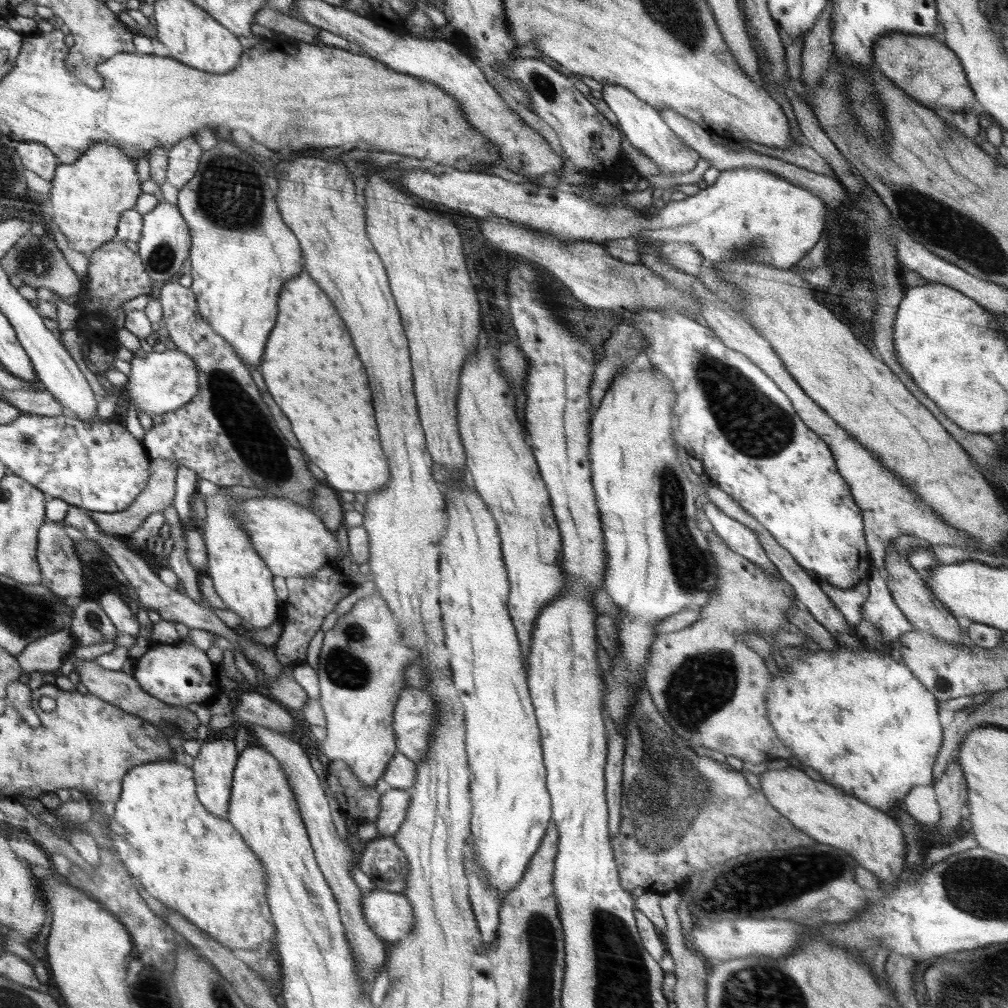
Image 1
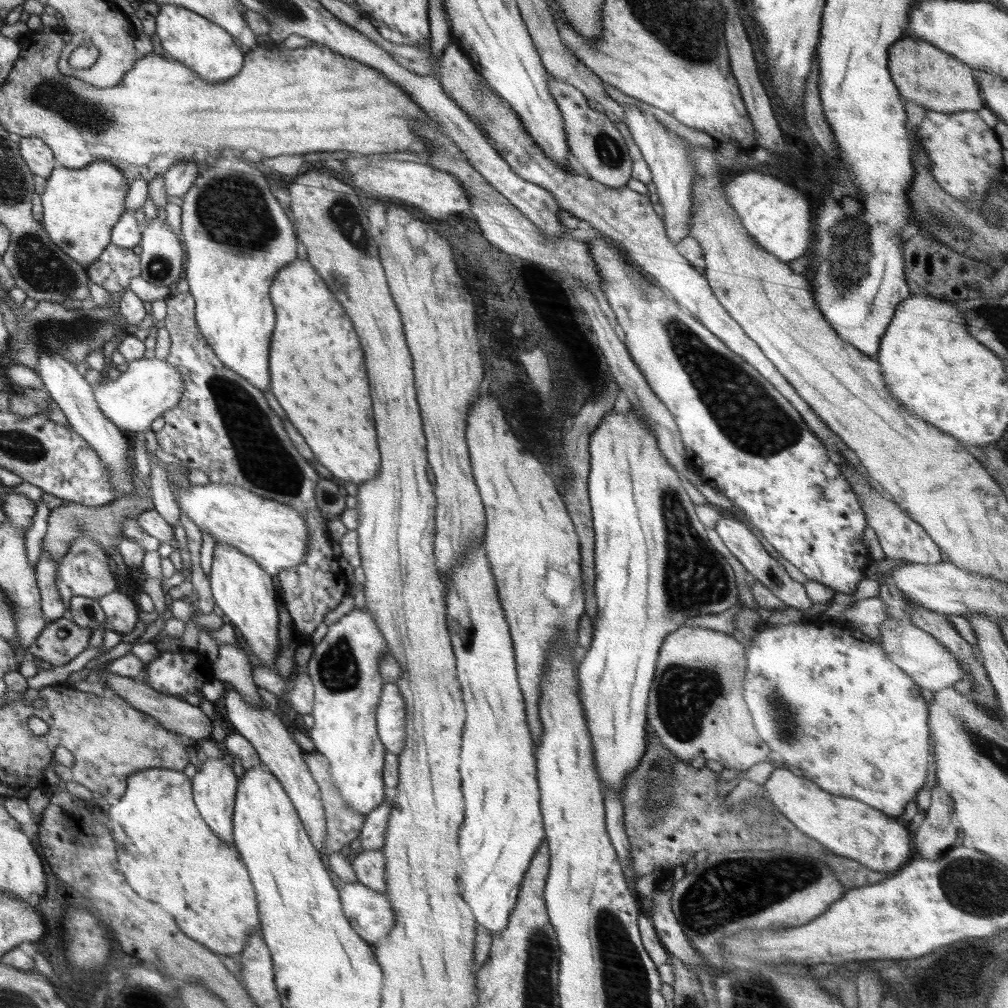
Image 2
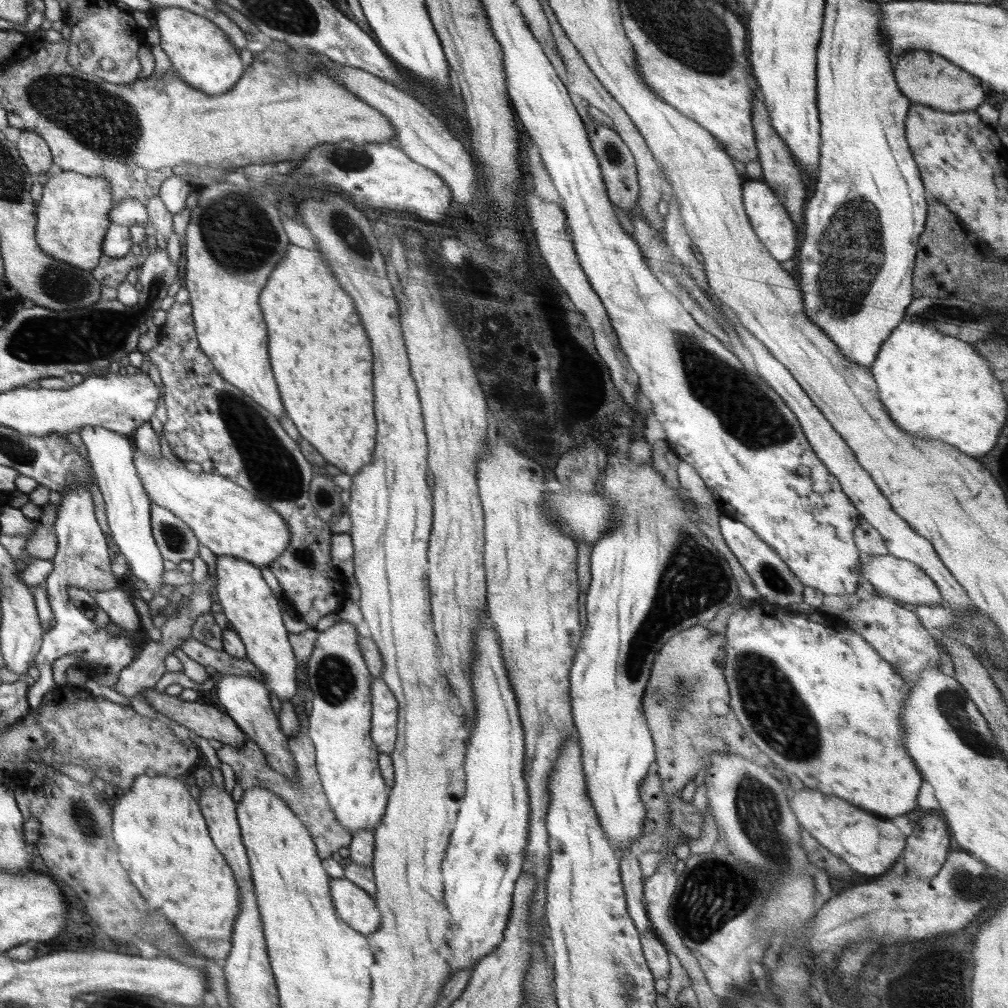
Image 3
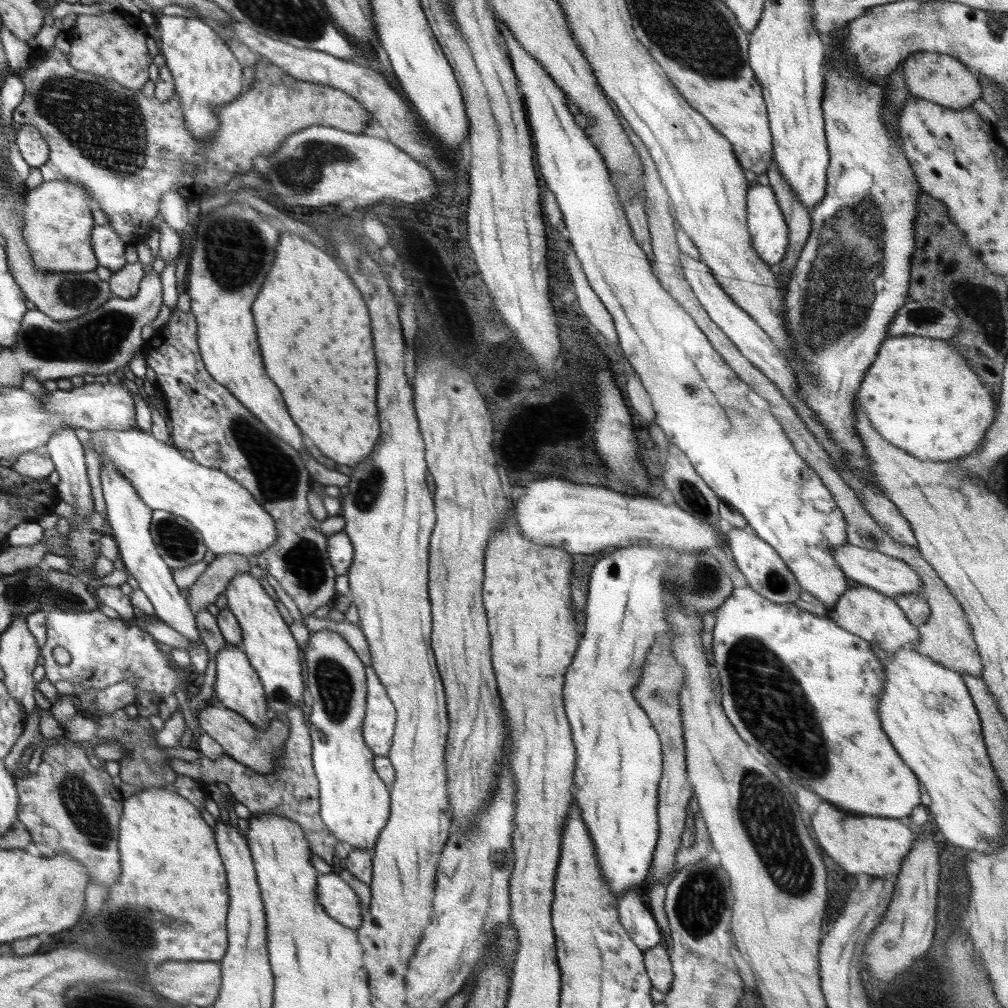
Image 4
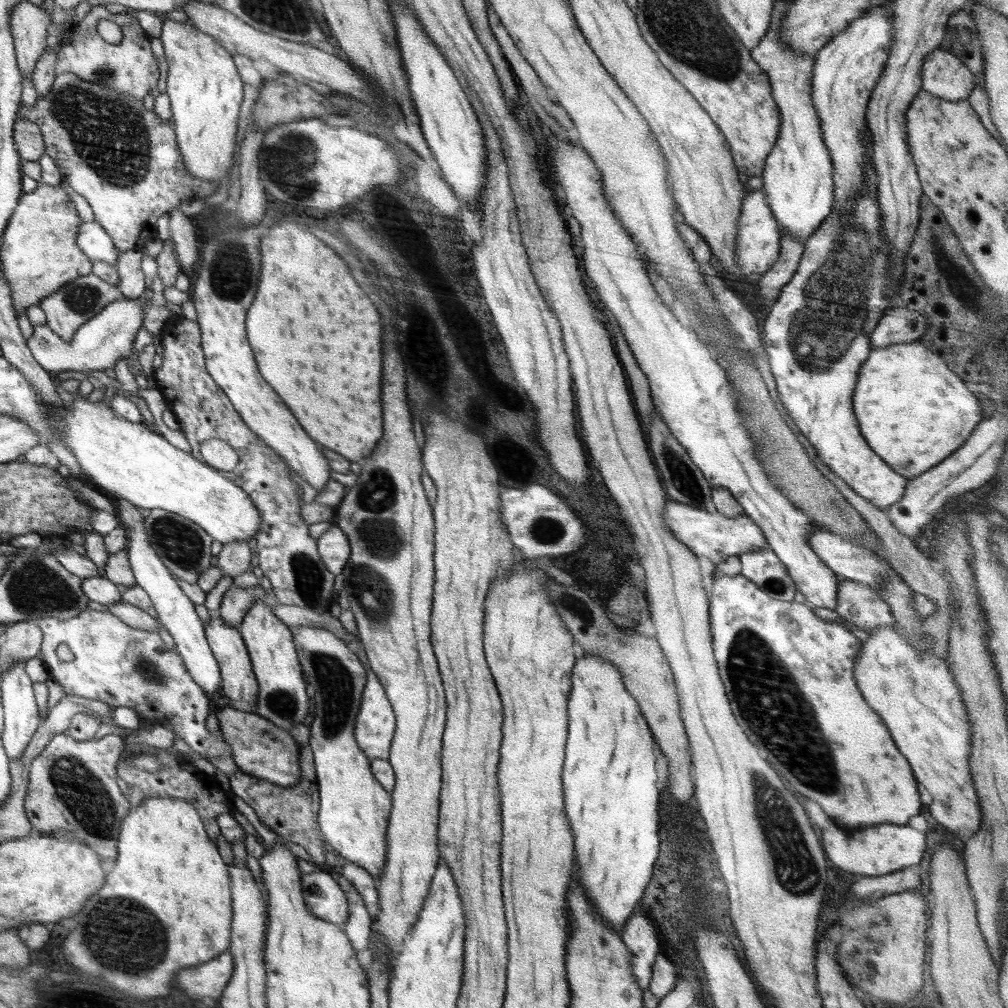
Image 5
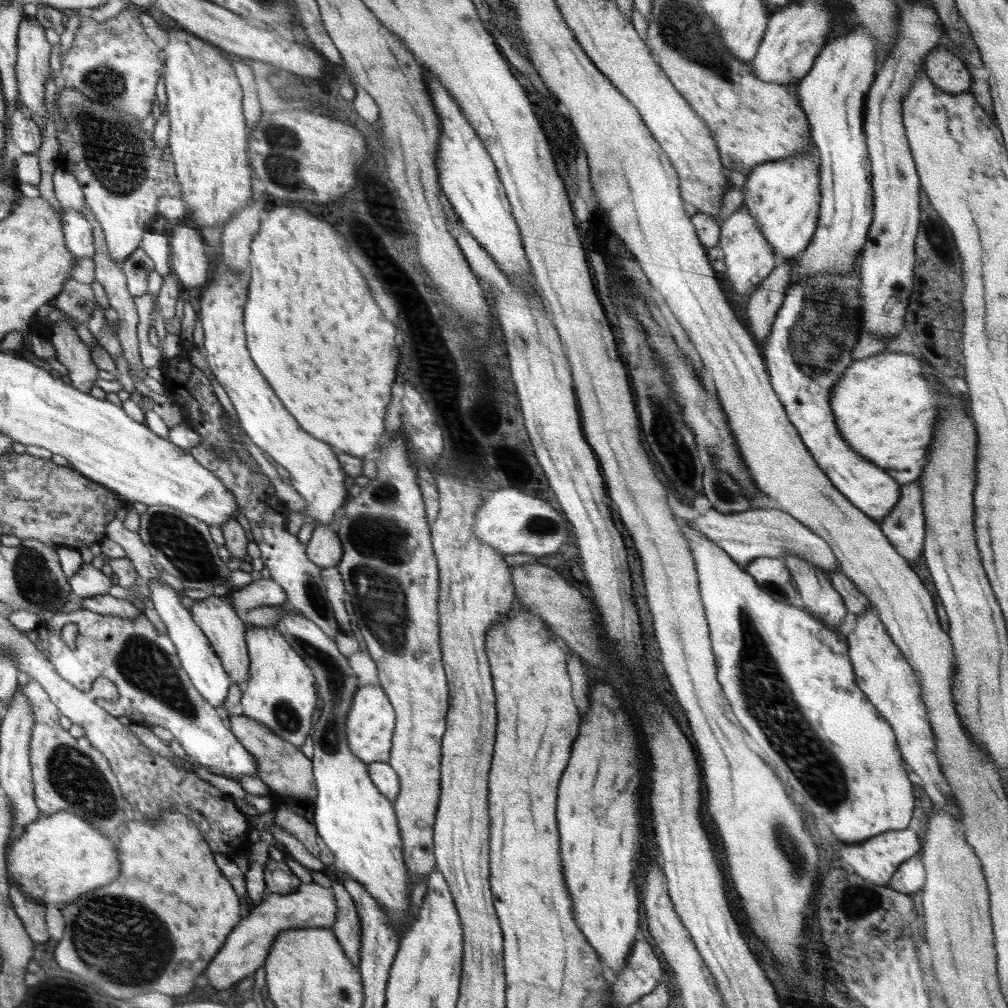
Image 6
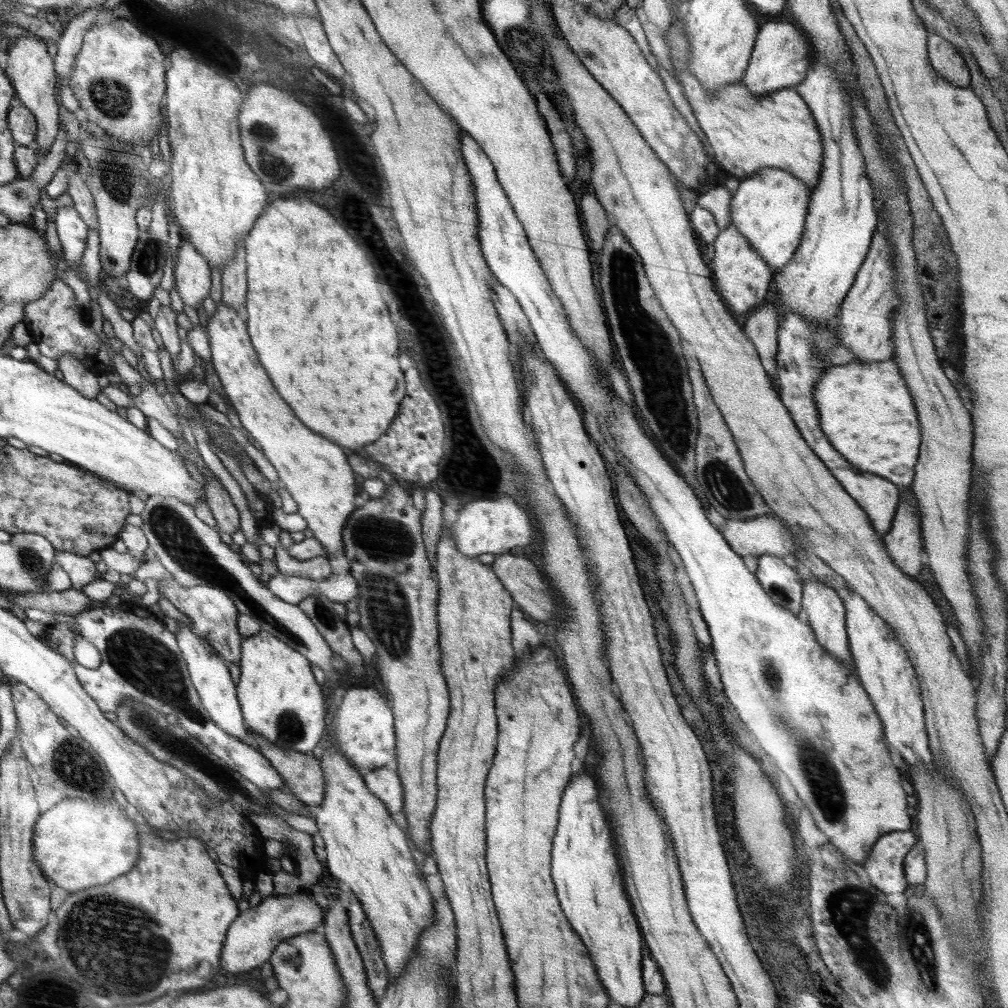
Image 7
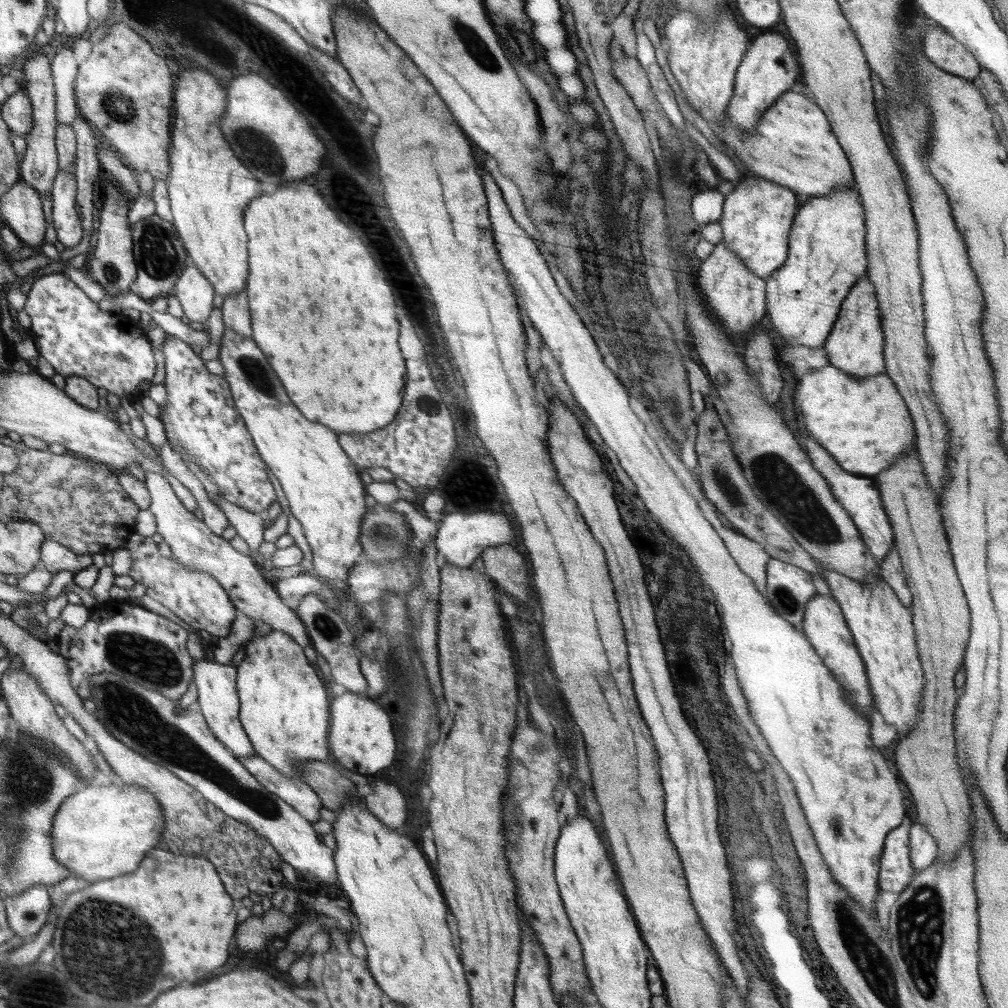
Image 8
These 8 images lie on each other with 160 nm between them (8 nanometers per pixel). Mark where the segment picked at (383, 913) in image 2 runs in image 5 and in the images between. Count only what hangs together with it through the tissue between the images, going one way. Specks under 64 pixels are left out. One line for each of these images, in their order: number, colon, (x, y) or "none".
3: (356, 906)
4: (338, 898)
5: (324, 896)

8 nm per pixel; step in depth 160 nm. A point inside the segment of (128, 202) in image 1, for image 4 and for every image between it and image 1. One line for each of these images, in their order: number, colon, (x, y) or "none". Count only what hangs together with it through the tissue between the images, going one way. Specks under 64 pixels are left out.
2: (81, 206)
3: (74, 210)
4: (57, 222)

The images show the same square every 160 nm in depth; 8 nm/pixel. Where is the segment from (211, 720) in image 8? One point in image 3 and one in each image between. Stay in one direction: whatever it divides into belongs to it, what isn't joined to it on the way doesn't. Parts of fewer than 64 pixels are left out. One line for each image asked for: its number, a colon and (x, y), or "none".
3: (127, 506)
4: (129, 516)
5: (174, 610)
6: (198, 656)
7: (211, 676)

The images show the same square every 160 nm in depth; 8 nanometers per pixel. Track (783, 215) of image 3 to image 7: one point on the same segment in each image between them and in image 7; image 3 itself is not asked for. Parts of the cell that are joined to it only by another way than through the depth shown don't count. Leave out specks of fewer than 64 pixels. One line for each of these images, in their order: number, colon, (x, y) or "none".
4: (766, 225)
5: (758, 234)
6: (749, 259)
7: (741, 277)

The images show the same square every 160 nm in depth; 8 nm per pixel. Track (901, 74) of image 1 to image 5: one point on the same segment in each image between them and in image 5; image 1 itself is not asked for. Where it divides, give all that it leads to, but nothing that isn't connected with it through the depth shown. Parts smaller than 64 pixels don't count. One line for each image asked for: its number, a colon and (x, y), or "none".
2: (933, 79)
3: (925, 77)
4: (940, 78)
5: (944, 75)

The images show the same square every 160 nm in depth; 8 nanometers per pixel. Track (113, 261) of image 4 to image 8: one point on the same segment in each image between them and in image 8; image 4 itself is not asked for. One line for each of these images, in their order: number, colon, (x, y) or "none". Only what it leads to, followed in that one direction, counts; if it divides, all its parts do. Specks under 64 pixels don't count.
5: (97, 244)
6: (79, 233)
7: (72, 230)
8: (65, 218)

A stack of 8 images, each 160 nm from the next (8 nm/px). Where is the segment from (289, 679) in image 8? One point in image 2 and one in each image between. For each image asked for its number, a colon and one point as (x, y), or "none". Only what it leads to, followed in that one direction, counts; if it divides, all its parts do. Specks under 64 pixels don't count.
2: (243, 590)
3: (252, 610)
4: (273, 652)
5: (282, 699)
6: (280, 693)
7: (281, 701)

